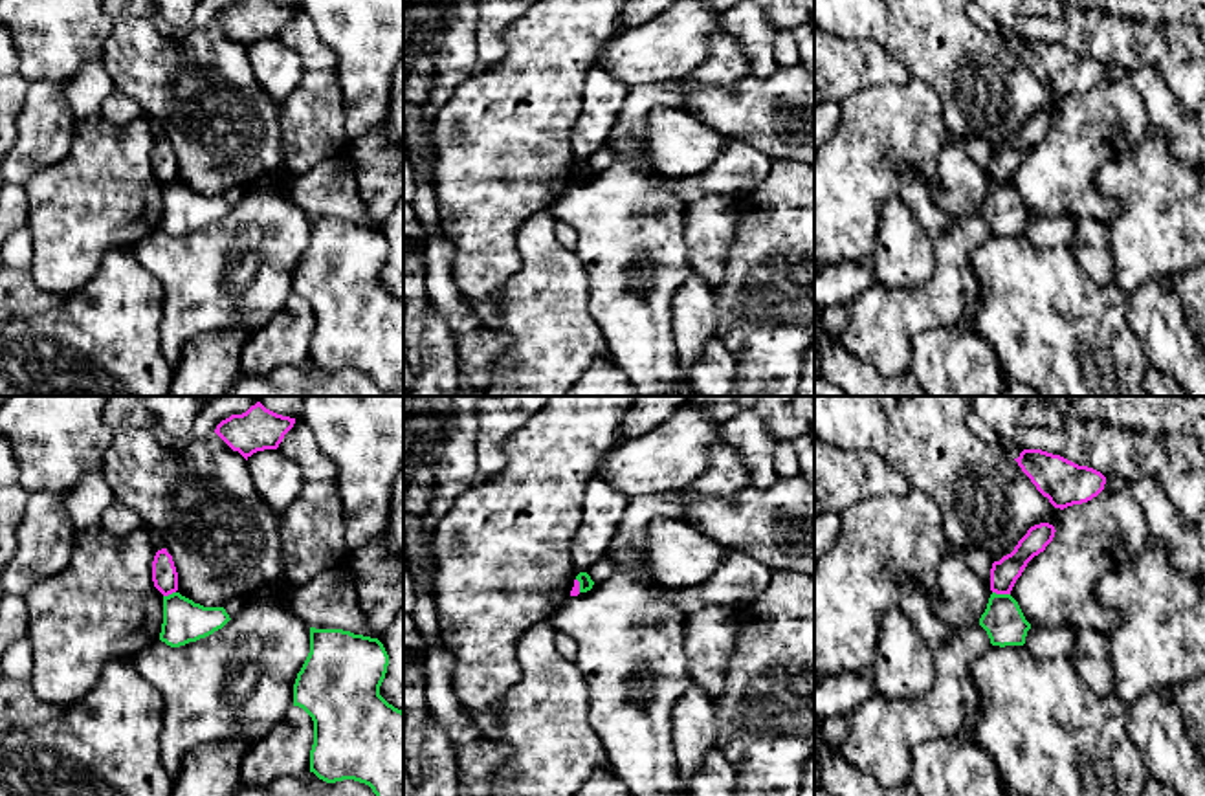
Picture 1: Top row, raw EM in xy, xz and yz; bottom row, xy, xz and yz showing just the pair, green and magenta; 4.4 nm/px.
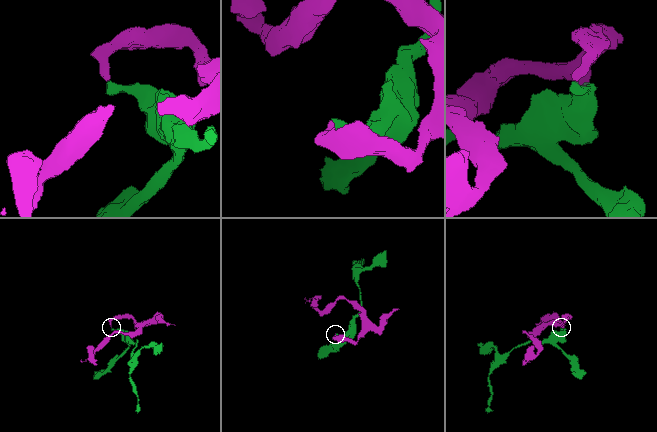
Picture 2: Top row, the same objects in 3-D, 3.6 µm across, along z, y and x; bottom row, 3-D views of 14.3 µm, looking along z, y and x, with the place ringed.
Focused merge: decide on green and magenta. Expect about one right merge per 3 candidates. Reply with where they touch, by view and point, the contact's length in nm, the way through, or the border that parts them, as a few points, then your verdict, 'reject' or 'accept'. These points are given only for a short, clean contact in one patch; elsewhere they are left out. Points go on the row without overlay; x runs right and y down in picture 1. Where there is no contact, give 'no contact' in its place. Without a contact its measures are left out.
contact yz (1002, 184); length 80 nm; border yz (993, 180), (1009, 184); reject

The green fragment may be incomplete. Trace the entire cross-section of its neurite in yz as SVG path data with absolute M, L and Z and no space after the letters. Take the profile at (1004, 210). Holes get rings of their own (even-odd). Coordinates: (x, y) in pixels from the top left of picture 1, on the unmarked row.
M992 182L979 211L956 218L941 235L934 237L935 268L930 279L910 290L891 290L875 284L847 304L849 323L835 334L836 343L855 358L873 365L884 376L912 369L913 339L934 328L956 326L963 310L979 295L978 277L970 264L972 251L989 235L1023 235L1031 213L1011 183Z

